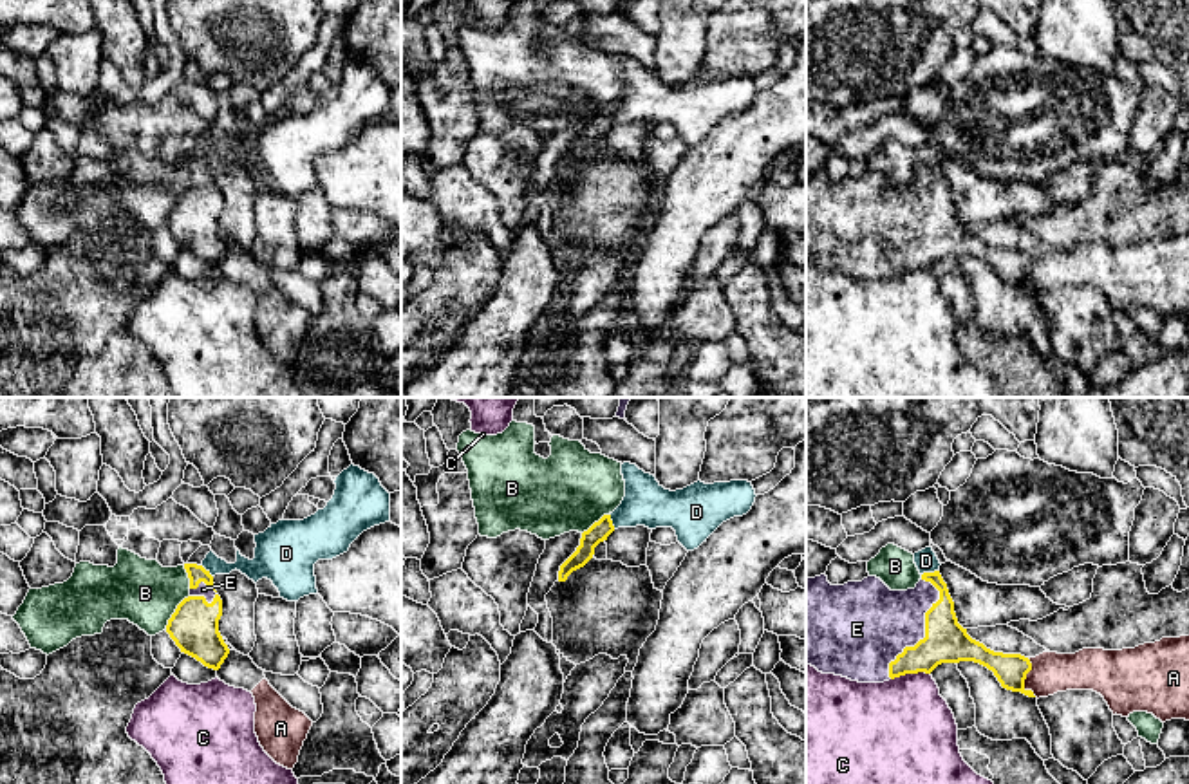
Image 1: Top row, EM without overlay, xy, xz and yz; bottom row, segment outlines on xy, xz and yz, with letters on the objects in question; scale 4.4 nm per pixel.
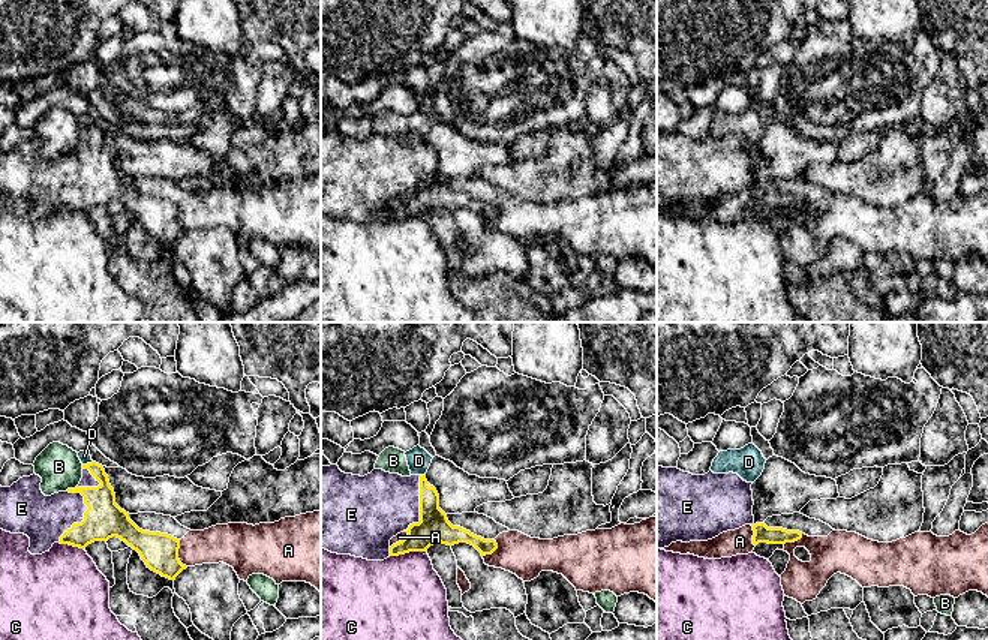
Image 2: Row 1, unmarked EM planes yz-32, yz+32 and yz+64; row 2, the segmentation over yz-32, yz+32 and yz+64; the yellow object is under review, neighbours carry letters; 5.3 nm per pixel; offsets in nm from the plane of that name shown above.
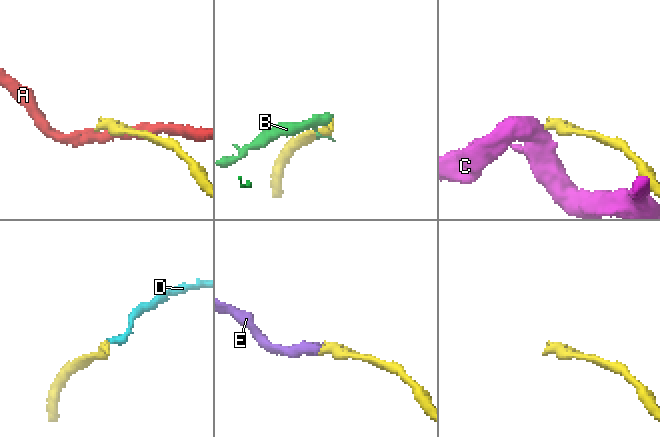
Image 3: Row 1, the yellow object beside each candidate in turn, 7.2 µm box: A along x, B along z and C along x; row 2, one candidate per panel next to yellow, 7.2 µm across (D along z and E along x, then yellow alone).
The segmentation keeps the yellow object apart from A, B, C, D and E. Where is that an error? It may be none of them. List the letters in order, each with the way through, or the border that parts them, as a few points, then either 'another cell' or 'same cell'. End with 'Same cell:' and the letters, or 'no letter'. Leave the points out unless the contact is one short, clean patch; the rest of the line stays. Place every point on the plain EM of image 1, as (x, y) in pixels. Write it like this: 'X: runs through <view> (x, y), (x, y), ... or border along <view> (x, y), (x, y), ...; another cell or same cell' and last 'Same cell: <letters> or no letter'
A: another cell
B: another cell
C: border along yz (929, 268), (906, 268), (891, 275); another cell
D: border along yz (936, 165), (922, 170); another cell
E: same cell
Same cell: E

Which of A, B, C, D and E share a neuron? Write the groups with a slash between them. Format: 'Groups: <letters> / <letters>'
Groups: A / B D / C / E

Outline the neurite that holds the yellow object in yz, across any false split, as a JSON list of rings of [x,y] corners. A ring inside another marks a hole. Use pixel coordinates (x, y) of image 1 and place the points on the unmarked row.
[[[940,166],[923,168],[914,184],[891,186],[880,173],[867,172],[862,177],[831,181],[826,170],[806,173],[806,260],[822,269],[835,269],[858,278],[884,278],[905,269],[931,269],[941,258],[974,257],[994,267],[1003,284],[1035,293],[1025,284],[1026,269],[1032,266],[1028,253],[1003,249],[972,235],[958,219],[954,197]]]

